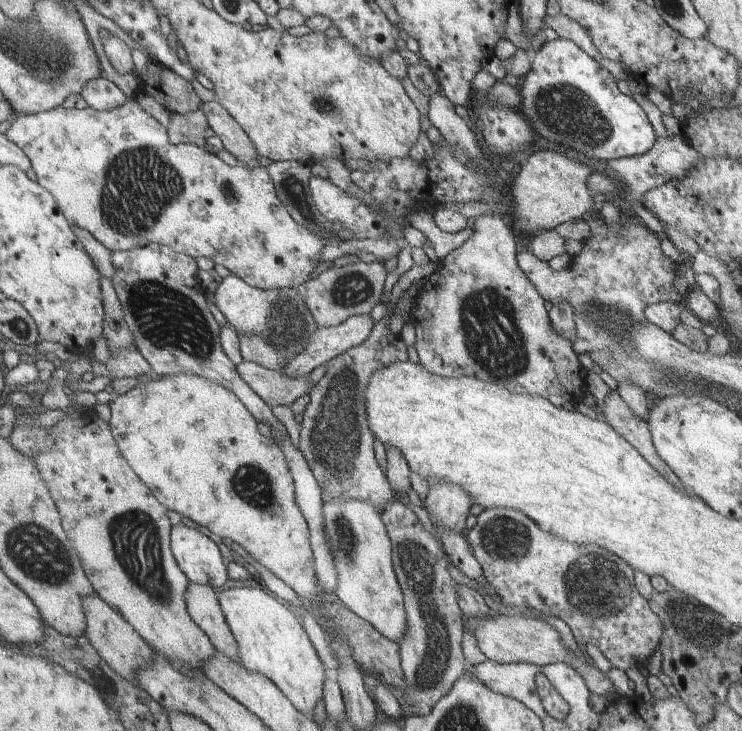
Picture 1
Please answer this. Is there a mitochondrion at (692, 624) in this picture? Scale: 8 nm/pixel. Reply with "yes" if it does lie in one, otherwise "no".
yes

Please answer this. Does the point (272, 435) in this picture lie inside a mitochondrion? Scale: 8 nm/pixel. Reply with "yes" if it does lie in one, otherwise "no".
no

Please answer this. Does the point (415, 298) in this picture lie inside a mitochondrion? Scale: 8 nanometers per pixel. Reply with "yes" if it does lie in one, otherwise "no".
no

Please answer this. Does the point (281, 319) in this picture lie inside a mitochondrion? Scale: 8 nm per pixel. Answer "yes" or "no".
yes

